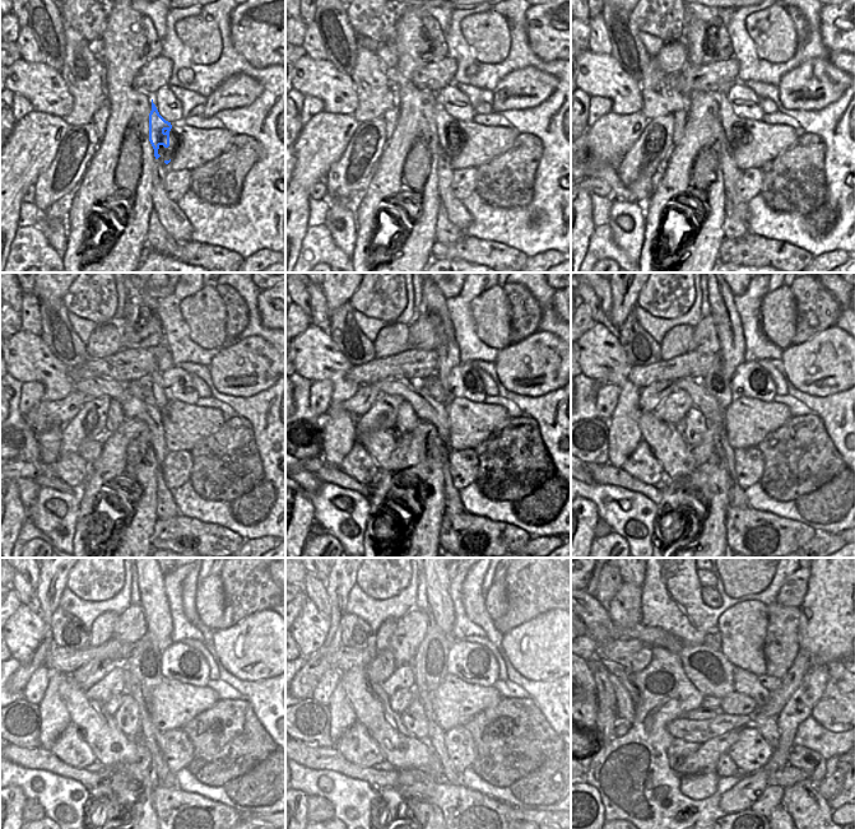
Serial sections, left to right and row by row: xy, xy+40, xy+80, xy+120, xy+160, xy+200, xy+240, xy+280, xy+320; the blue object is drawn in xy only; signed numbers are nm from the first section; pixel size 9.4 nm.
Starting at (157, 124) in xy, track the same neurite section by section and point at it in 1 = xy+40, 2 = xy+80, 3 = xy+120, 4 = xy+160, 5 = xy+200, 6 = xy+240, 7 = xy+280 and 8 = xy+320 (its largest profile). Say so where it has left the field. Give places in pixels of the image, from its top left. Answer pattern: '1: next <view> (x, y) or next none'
1: next xy+40 (442, 119)
2: next xy+80 (728, 119)
3: next xy+120 (165, 363)
4: next xy+160 (447, 350)
5: next xy+200 (723, 311)
6: next xy+240 (154, 604)
7: next xy+280 (440, 602)
8: next xy+320 (724, 588)

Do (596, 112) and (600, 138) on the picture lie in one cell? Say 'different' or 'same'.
different

